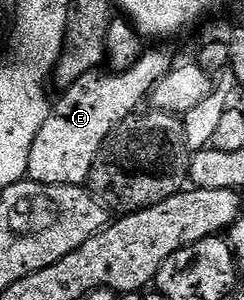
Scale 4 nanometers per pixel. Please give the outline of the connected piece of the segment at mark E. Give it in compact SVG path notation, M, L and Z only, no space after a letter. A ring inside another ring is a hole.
M147 49L128 72L116 74L99 68L88 76L80 76L72 88L61 91L51 105L50 115L44 120L32 152L28 152L26 178L45 186L81 186L90 180L92 164L108 136L123 120L149 99L154 85L174 69L176 59L166 50ZM106 73L106 74L105 74Z

